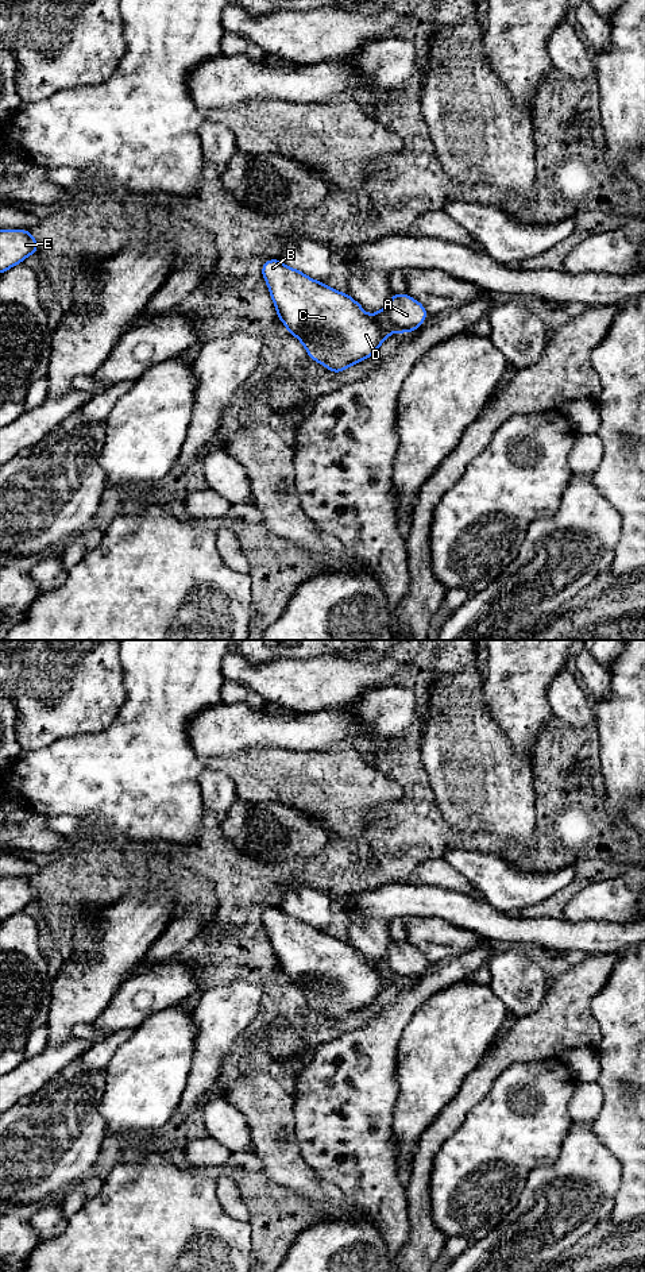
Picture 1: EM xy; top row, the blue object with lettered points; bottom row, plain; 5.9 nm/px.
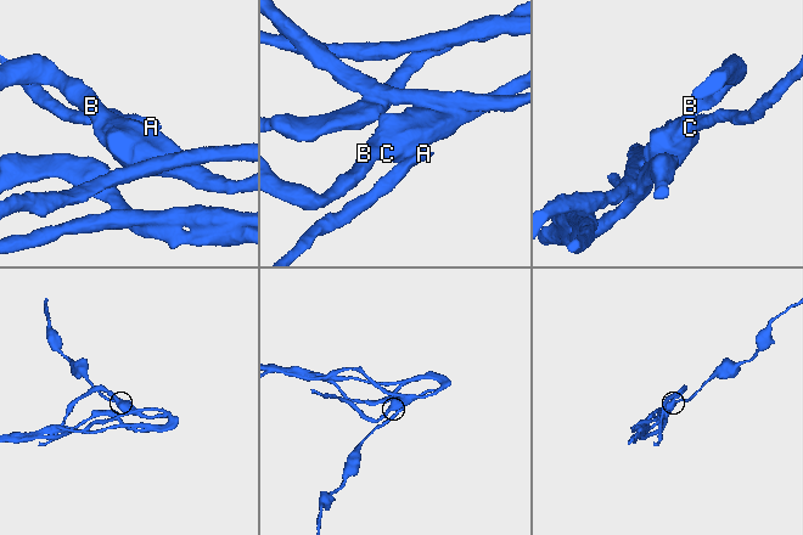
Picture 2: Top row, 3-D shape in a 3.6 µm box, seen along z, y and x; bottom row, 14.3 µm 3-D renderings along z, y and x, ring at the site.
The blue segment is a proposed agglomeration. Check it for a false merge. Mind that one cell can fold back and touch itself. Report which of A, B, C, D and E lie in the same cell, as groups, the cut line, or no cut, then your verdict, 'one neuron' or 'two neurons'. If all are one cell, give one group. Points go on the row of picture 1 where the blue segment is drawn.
A / B C D E | xy (373, 315), (394, 331) | two neurons

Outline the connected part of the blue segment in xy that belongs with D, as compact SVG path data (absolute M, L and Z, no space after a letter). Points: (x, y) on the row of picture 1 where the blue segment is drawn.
M281 259L266 261L262 266L262 277L270 290L277 316L289 334L302 343L312 361L324 365L332 373L341 373L375 355L381 344L394 332L374 315L366 313L348 293L310 278L286 266Z

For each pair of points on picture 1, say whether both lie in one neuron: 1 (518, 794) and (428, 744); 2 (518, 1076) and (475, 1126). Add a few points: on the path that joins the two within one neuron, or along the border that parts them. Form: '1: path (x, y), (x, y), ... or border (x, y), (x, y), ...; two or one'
1: path (495, 793), (451, 748); one
2: path (506, 1087), (503, 1098), (489, 1113); one

